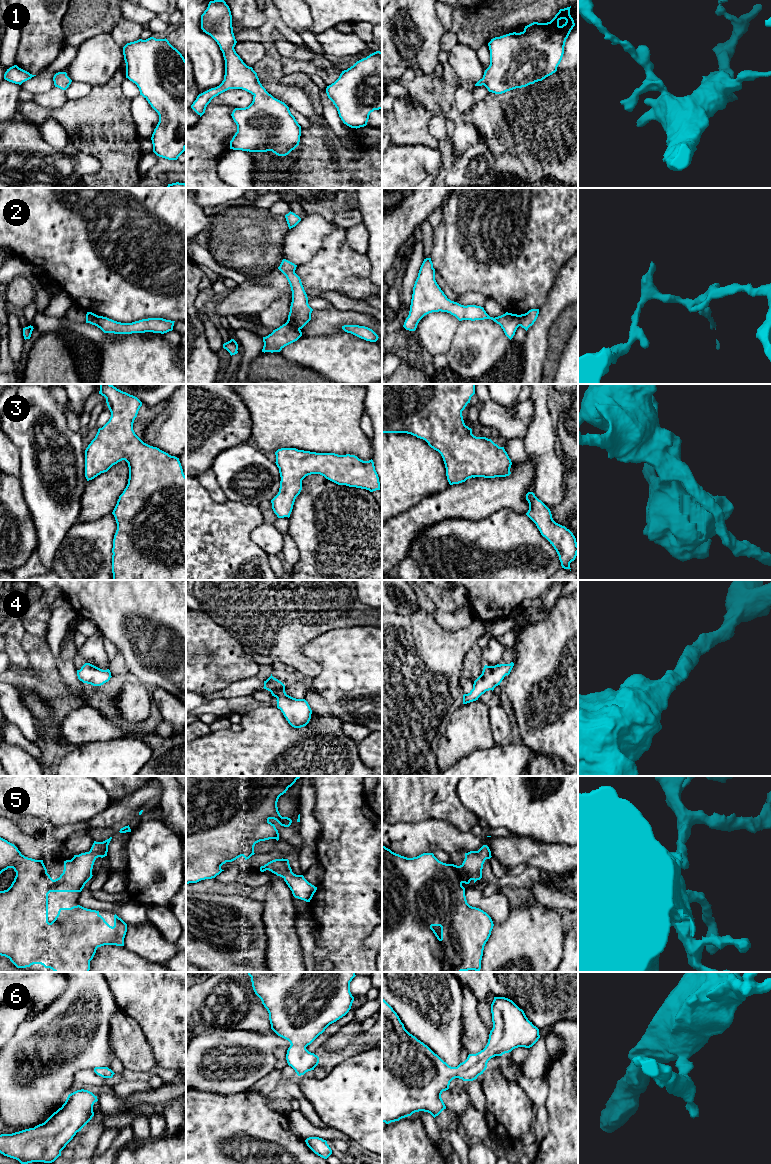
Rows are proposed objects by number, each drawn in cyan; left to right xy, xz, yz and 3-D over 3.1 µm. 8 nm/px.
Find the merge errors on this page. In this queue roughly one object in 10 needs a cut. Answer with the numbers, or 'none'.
2

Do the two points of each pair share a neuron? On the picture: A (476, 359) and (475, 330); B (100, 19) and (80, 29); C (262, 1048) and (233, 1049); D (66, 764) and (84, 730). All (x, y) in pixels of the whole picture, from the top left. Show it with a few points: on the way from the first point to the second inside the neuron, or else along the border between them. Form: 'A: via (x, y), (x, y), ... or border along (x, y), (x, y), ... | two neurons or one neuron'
A: via (476, 352), (475, 337) | one neuron
B: via (95, 19), (90, 19), (85, 24) | one neuron
C: via (255, 1049), (240, 1049) | one neuron
D: border along (99, 741), (90, 741), (66, 747) | two neurons

